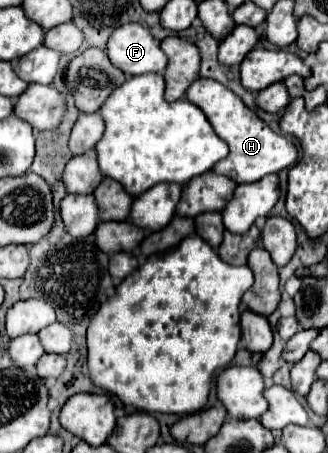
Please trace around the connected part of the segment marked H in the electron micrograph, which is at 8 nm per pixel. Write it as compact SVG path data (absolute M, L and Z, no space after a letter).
M196 79L190 89L186 91L186 99L194 105L198 105L204 115L208 117L210 125L214 127L216 135L220 139L224 139L230 147L230 153L226 159L218 161L214 165L214 173L218 175L226 175L230 179L234 179L236 183L254 183L258 179L262 179L264 175L270 173L278 173L286 167L292 167L298 159L298 149L296 145L286 139L284 135L274 133L252 109L248 109L242 99L238 99L238 95L234 95L234 91L230 91L226 85L214 81L214 79Z

